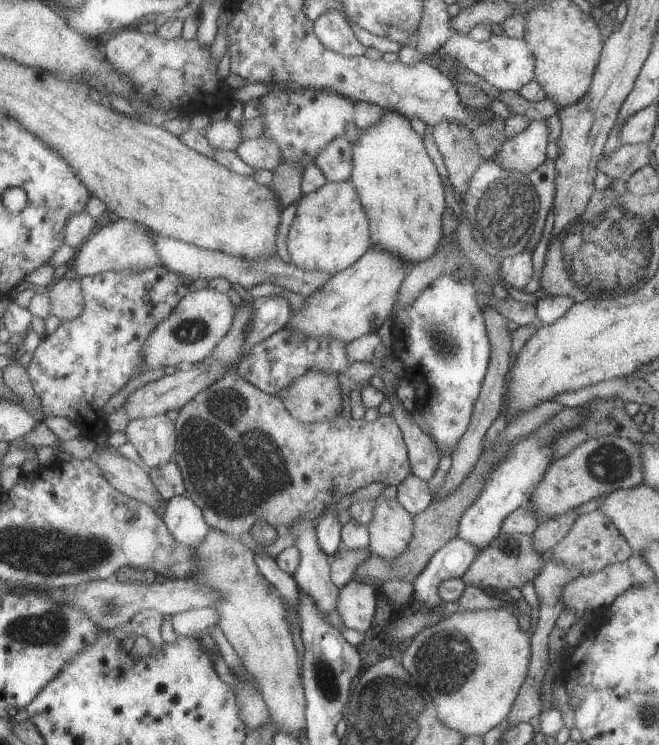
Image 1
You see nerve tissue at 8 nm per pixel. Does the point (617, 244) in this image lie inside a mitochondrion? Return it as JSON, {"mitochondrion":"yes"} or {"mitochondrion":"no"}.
{"mitochondrion":"yes"}

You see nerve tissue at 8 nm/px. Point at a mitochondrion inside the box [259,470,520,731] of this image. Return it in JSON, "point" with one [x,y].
{"point":[447,653]}

